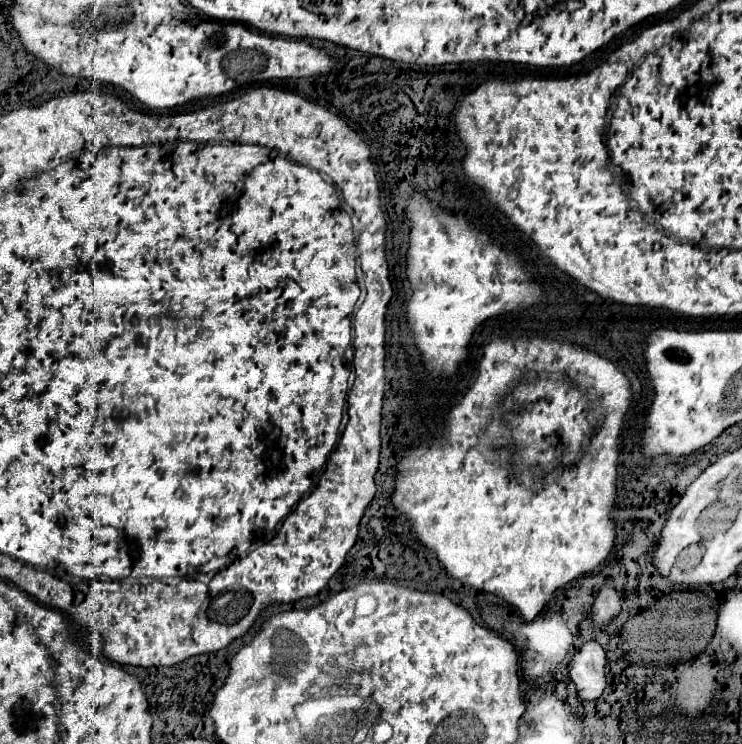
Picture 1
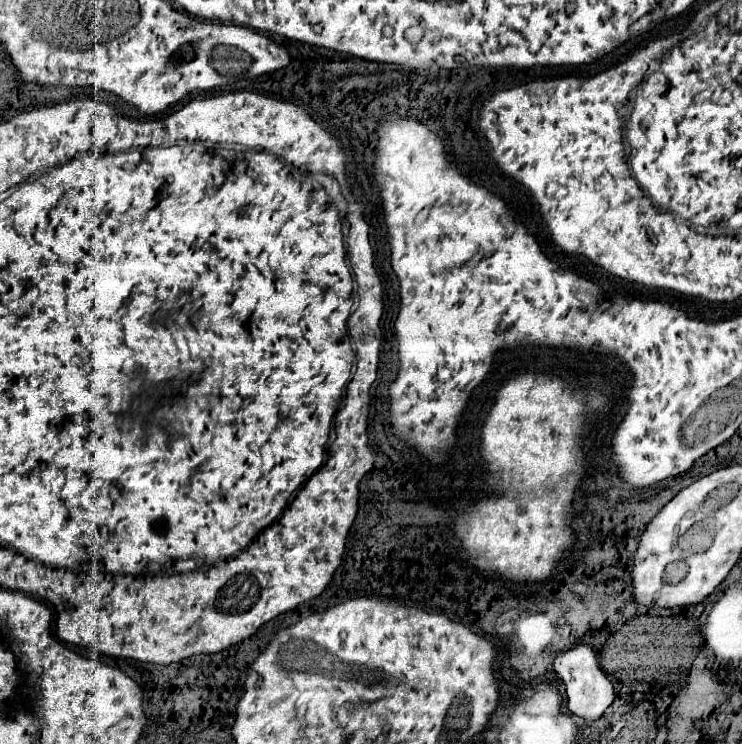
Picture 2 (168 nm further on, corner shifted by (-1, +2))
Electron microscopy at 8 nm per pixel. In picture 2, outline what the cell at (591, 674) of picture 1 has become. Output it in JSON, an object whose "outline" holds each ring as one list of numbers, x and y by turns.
{"outline":[[575,646,573,650,567,650,563,654,559,654,555,658,555,672,561,678,561,682,565,684,565,692,567,692,567,708,581,718,589,718,589,720,599,720,603,716,603,712,611,706,611,702,615,700,615,690,611,680,607,678,605,672,601,672,599,660,595,656,595,652,589,646]]}

